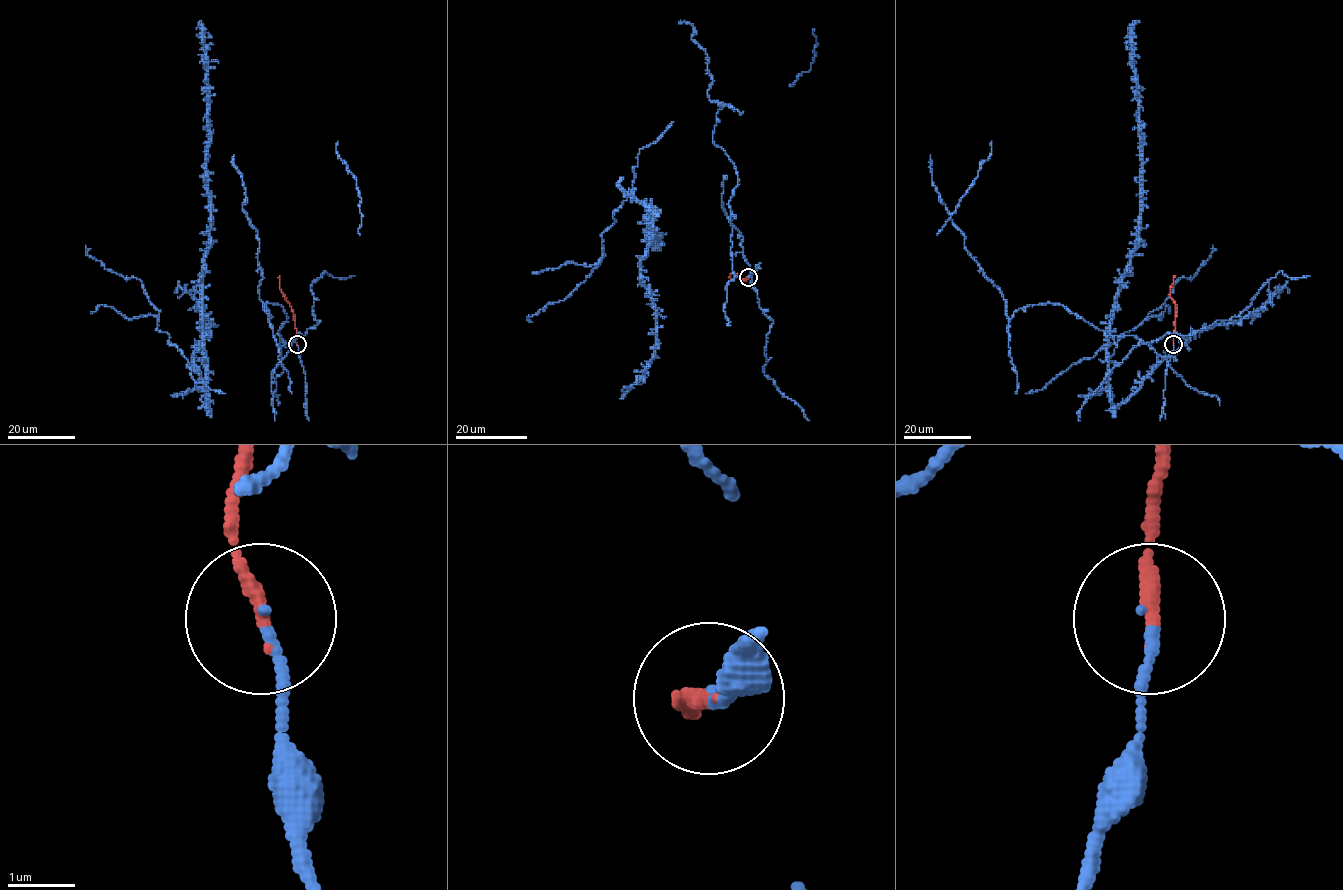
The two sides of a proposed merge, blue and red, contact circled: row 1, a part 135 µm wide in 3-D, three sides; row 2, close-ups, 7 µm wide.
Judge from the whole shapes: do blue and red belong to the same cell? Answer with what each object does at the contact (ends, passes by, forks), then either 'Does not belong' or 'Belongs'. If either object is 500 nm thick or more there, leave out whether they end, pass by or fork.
At the ring blue ends. At the ring red ends. Belongs

